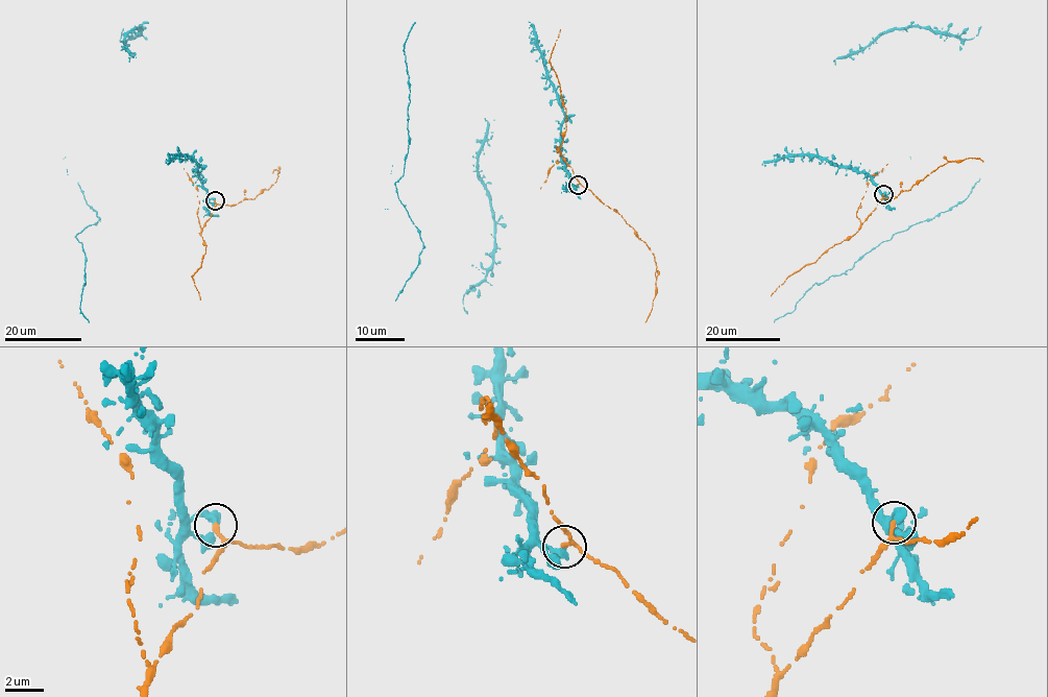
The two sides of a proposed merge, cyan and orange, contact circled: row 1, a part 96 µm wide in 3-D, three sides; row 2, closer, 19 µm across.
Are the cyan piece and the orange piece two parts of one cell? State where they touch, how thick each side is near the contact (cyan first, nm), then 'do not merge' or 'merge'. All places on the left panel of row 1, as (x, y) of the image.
place (215, 200); calibres 440 and 180 nm; merge

